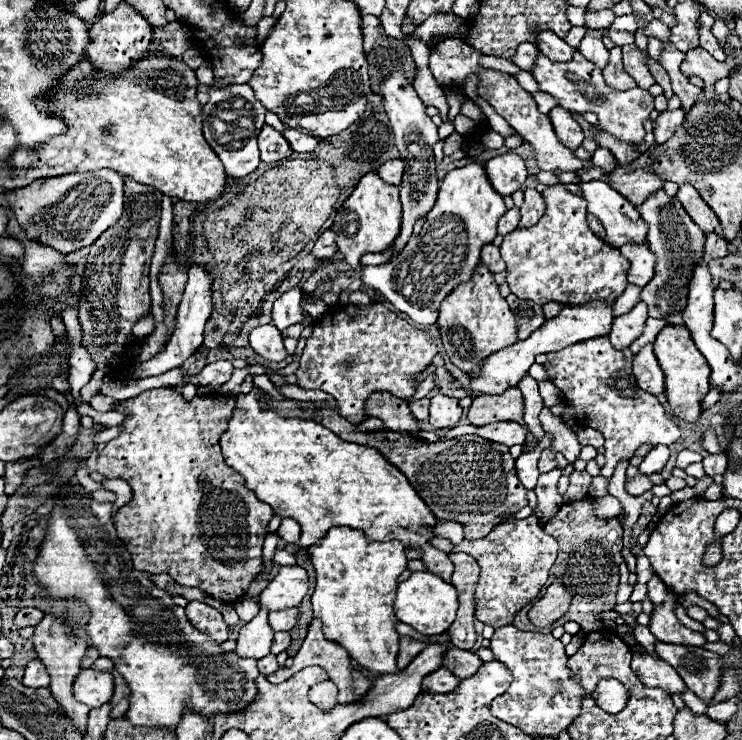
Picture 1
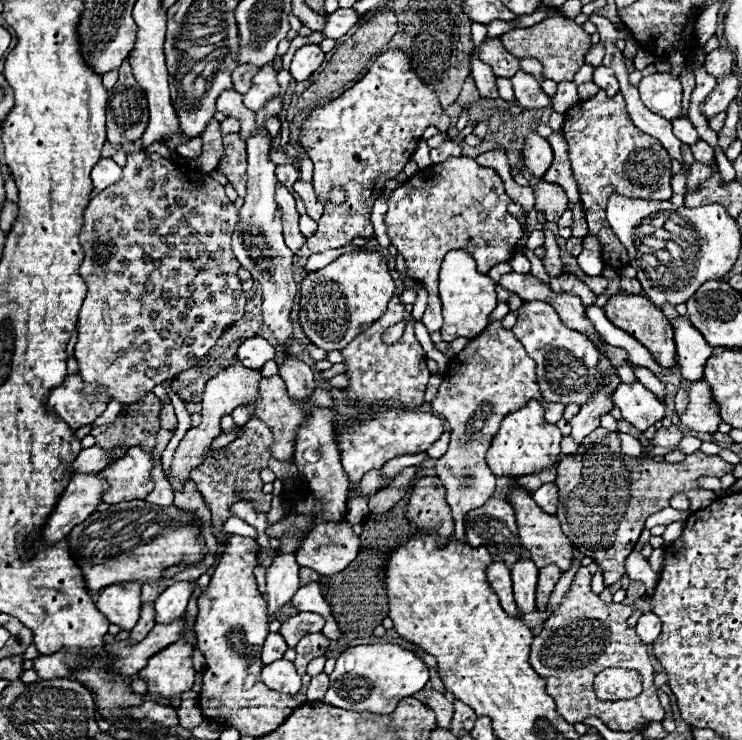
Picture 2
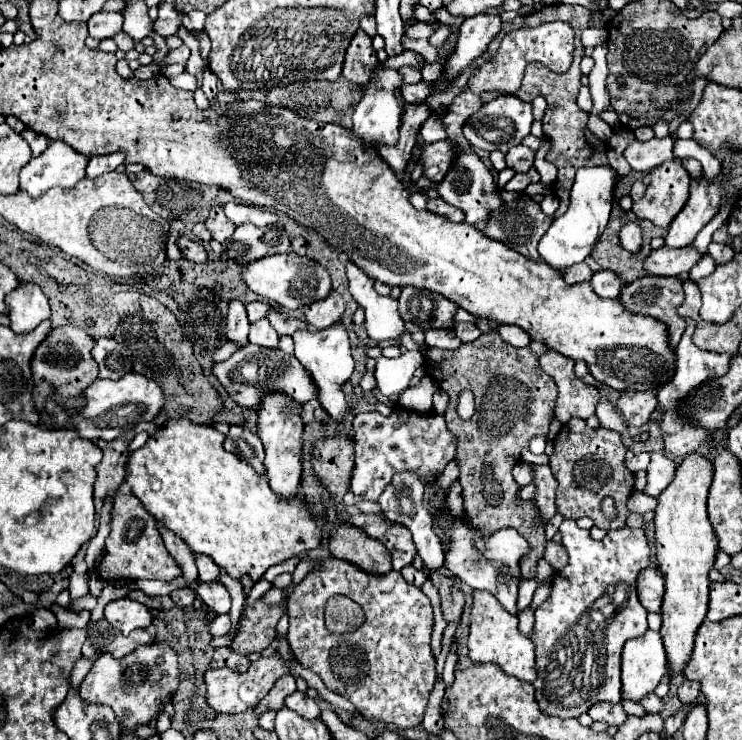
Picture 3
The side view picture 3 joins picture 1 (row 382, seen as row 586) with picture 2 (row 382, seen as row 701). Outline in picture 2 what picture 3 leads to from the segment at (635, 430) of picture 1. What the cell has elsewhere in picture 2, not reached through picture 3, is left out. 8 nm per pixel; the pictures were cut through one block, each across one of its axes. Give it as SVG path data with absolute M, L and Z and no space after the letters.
M540 300L524 302L518 308L518 320L512 332L524 344L530 358L534 358L536 362L536 376L538 376L538 386L544 402L560 402L564 406L568 404L584 406L602 386L614 392L616 386L620 384L618 374L604 376L598 372L596 368L600 360L598 348L584 334L564 326L556 310L546 302Z

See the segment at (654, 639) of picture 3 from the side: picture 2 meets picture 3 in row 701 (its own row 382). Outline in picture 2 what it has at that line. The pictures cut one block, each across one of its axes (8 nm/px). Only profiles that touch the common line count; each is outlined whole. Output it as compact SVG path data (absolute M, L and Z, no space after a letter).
M640 382L620 384L612 394L614 406L620 408L626 422L636 426L638 430L650 428L654 422L664 418L664 404Z

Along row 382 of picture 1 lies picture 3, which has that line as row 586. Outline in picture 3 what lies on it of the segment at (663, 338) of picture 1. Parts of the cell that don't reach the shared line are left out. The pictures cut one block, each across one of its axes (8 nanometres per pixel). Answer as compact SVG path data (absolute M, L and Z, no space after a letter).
M698 452L686 456L678 464L674 480L658 496L658 506L654 510L658 550L656 558L666 582L660 636L664 640L672 672L684 670L684 662L688 662L694 648L696 630L706 618L708 610L708 572L712 570L718 552L718 538L706 512L706 498L712 484L712 474L714 466L706 456Z

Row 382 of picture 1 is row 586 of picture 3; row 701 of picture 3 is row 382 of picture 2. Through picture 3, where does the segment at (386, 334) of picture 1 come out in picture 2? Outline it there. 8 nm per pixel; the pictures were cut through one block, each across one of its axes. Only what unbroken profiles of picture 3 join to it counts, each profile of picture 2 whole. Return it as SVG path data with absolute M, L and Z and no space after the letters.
M396 292L388 304L388 310L378 318L372 326L368 326L362 334L358 334L346 348L342 348L342 356L346 364L346 376L350 384L344 388L348 402L358 408L372 408L372 406L390 406L386 402L396 402L408 408L418 408L424 404L424 390L430 378L430 370L426 366L426 354L420 342L414 336L412 322L406 324L402 338L394 344L384 344L382 334L386 328L402 322L406 318L404 304L400 302L400 292Z

